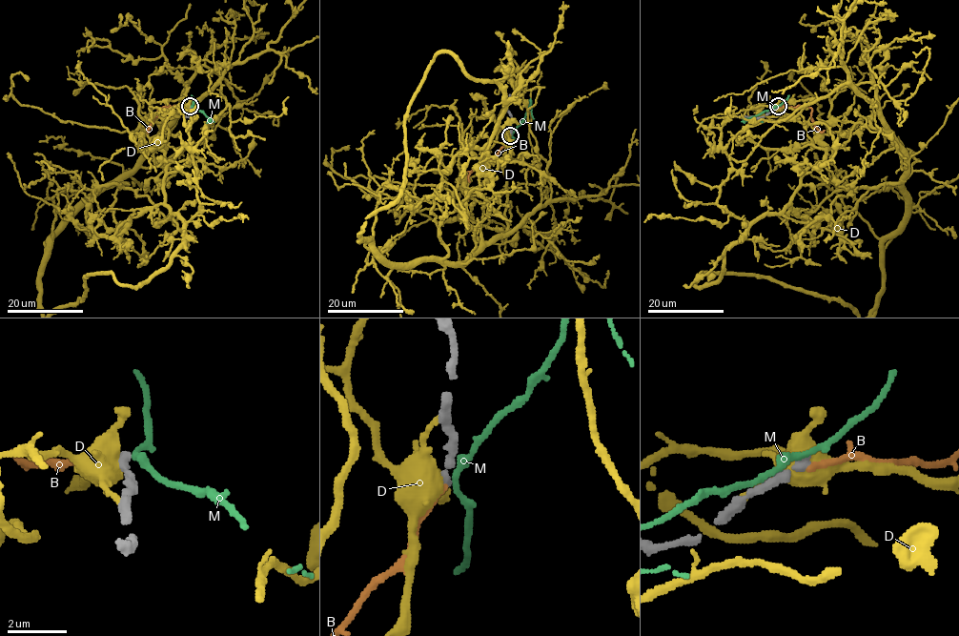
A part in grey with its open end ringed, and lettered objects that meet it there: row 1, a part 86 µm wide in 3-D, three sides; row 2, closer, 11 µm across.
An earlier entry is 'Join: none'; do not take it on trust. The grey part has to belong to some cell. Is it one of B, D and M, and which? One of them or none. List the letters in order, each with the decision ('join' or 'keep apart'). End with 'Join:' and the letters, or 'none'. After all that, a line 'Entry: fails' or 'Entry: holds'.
B: keep apart
D: keep apart
M: keep apart
Join: none
Entry: holds

